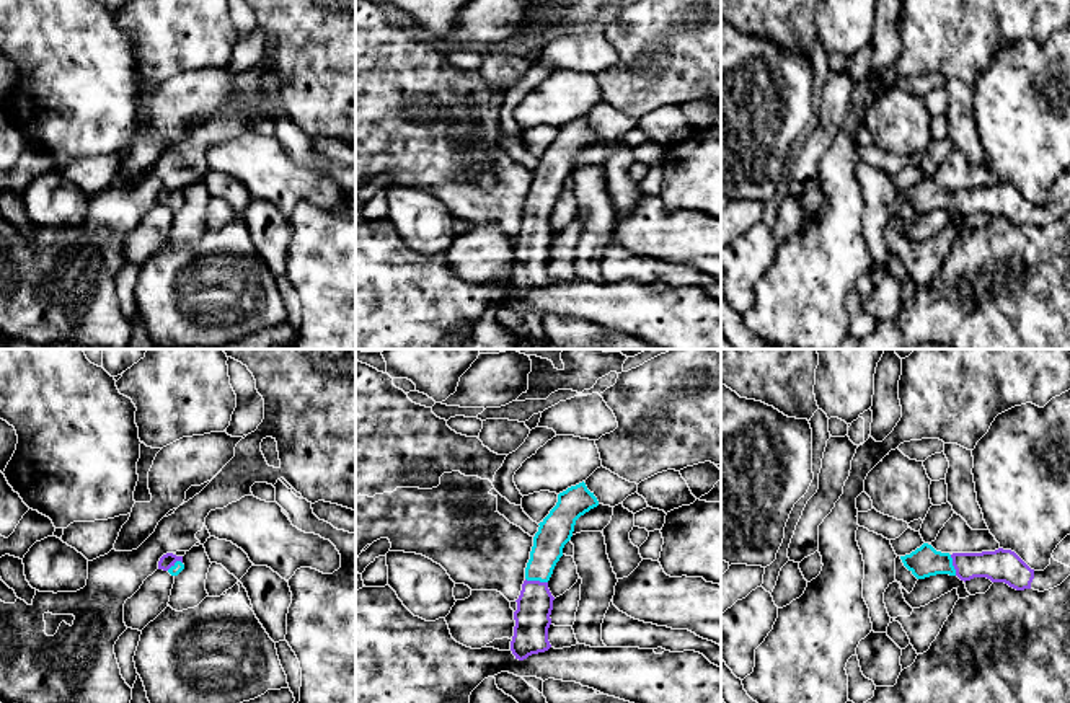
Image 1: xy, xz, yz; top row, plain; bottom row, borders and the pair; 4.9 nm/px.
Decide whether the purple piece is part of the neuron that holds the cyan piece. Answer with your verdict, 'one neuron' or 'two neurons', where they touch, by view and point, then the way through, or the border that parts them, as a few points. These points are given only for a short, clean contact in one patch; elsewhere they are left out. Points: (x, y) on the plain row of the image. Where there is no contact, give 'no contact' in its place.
one neuron; contact xz (537, 214); way xz (555, 167), (548, 176), (537, 214), (532, 253)

